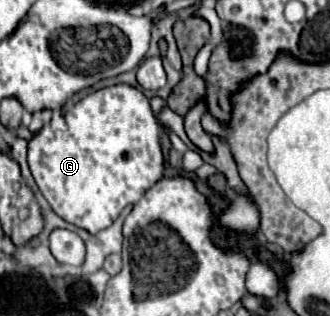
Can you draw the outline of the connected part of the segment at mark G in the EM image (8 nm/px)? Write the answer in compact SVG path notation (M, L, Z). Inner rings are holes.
M117 83L117 85L111 85L111 87L103 87L99 91L93 91L87 97L83 97L79 103L75 103L71 107L71 111L67 111L65 115L55 115L49 123L43 125L43 129L39 133L35 133L31 137L31 141L29 141L29 157L27 159L29 159L29 167L33 169L35 183L37 183L39 191L41 191L41 195L49 201L51 209L61 219L65 219L65 221L69 221L69 223L73 223L73 225L89 231L89 233L99 233L101 229L109 227L127 205L137 203L143 197L143 193L147 189L151 189L165 173L165 157L163 157L163 149L161 149L161 139L159 139L159 123L157 123L151 107L149 107L149 99L137 87L131 87L131 85L125 85L125 83Z

